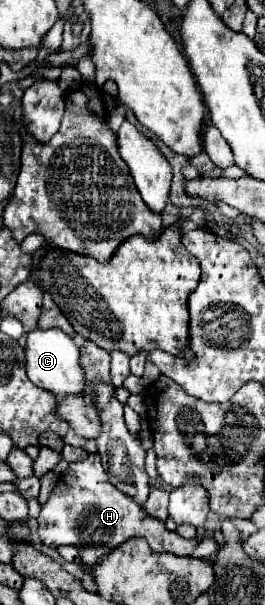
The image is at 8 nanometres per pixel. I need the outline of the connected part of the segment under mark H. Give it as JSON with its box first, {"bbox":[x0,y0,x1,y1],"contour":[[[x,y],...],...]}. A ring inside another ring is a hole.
{"bbox":[38,454,200,566],"contour":[[[90,454],[82,462],[74,462],[58,480],[42,512],[38,516],[38,534],[40,540],[58,548],[62,544],[72,544],[80,548],[80,556],[88,566],[94,566],[98,558],[106,556],[112,548],[120,546],[132,536],[144,536],[152,550],[156,552],[174,552],[178,556],[188,556],[200,544],[200,538],[182,538],[178,532],[172,532],[164,526],[162,520],[150,516],[144,506],[140,506],[128,494],[120,494],[116,486],[110,484],[106,470],[100,464],[100,454]],[[82,546],[104,546],[104,552],[84,552]]]}

